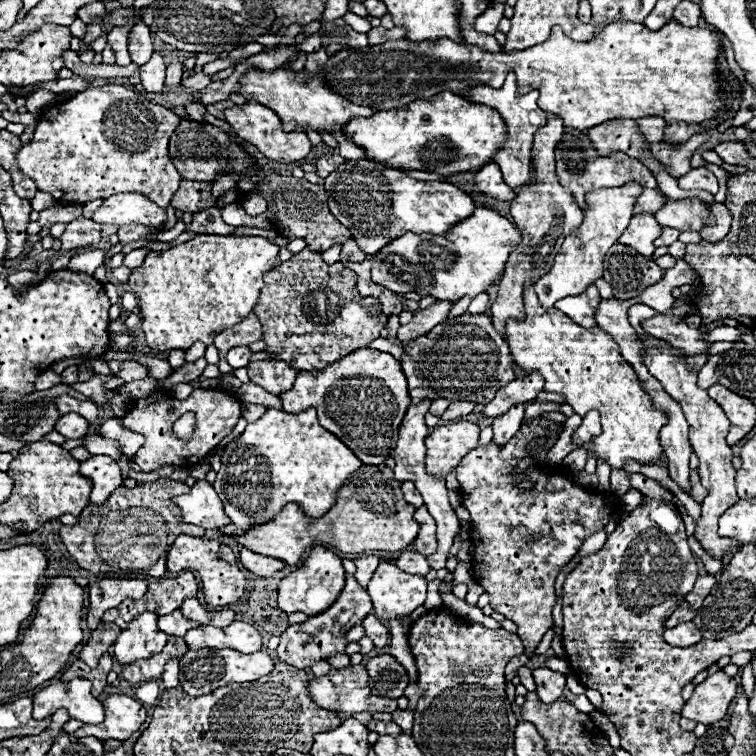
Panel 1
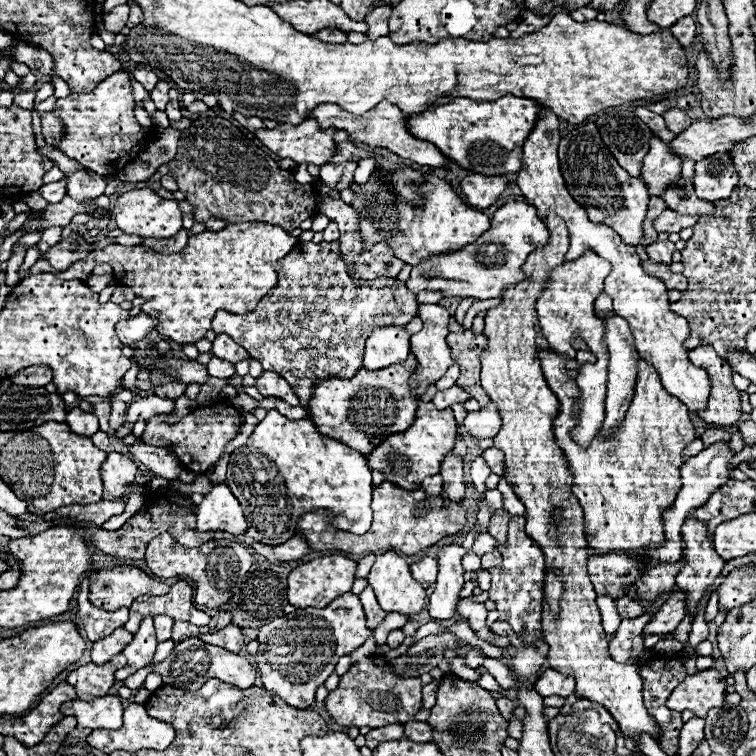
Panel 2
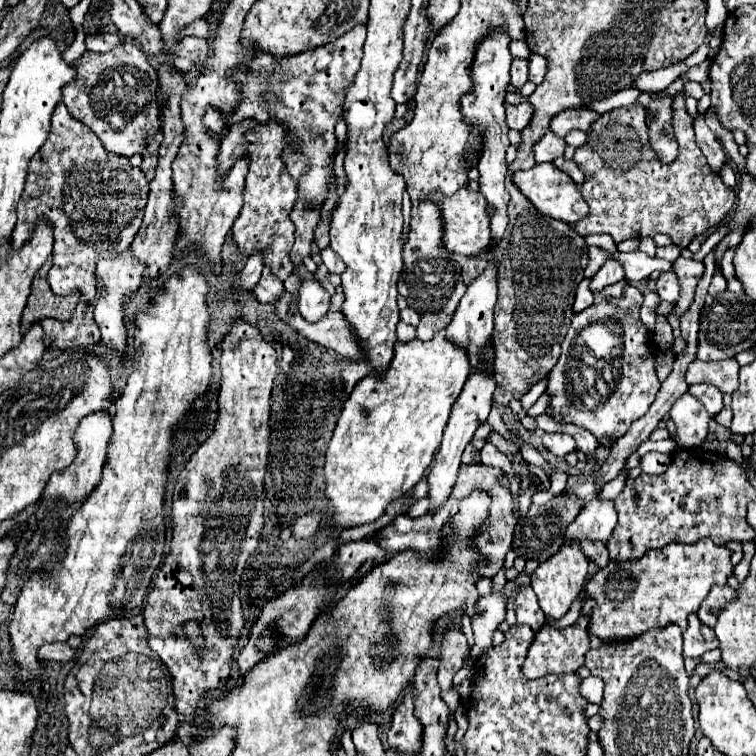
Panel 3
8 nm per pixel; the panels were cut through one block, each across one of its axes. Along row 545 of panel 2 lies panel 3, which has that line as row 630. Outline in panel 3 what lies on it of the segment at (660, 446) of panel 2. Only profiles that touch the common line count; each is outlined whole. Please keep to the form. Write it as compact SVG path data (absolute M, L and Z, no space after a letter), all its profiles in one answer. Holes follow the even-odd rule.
M700 540L696 544L668 544L658 550L648 550L642 558L630 562L610 562L606 568L598 570L586 582L586 594L596 600L596 606L590 614L588 630L602 642L626 642L626 638L634 638L644 634L646 630L662 630L662 626L678 624L686 630L688 614L696 612L700 602L708 596L714 584L724 586L734 566L730 562L730 550L724 546L716 546L710 540Z

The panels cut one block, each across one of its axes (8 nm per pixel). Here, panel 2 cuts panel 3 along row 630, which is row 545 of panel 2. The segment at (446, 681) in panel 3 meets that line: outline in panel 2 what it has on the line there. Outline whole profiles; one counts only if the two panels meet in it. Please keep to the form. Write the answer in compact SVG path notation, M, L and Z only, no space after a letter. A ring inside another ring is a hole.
M448 544L438 550L438 580L434 584L434 592L430 596L430 616L436 620L452 618L458 604L458 592L464 586L464 568L460 564L466 548L460 544Z

